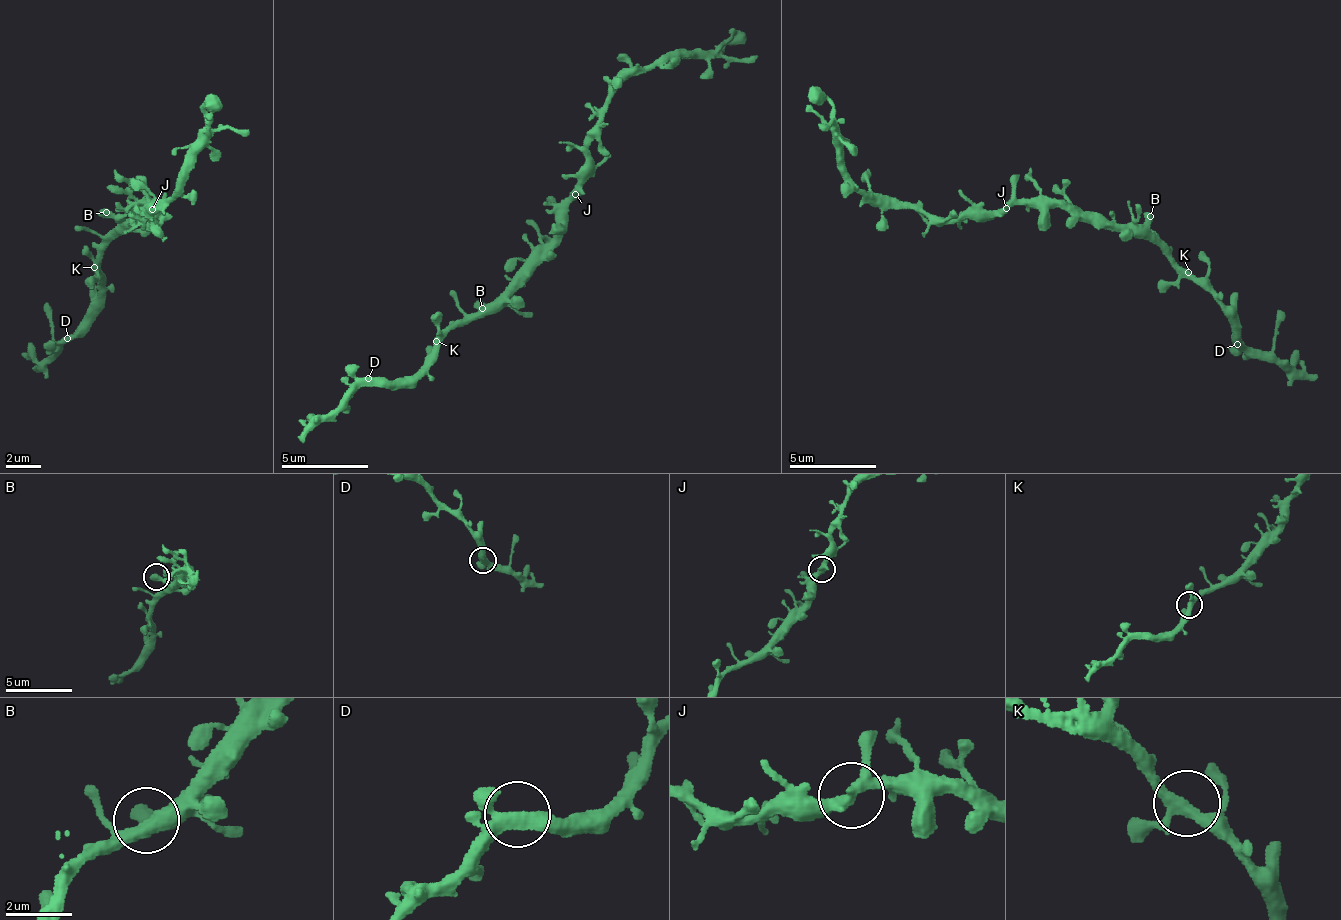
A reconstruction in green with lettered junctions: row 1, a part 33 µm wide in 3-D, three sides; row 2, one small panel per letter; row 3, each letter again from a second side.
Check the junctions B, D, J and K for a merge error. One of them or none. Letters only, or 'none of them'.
none of them

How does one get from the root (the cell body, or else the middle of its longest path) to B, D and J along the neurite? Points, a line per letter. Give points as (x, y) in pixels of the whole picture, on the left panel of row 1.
B: (147, 204), (150, 203), (145, 203), (141, 211), (136, 210), (126, 222), (117, 221), (106, 212)
D: (147, 204), (122, 222), (106, 246), (99, 258), (105, 283), (95, 308), (67, 338)
J: (147, 204), (138, 205), (148, 206), (150, 211)

